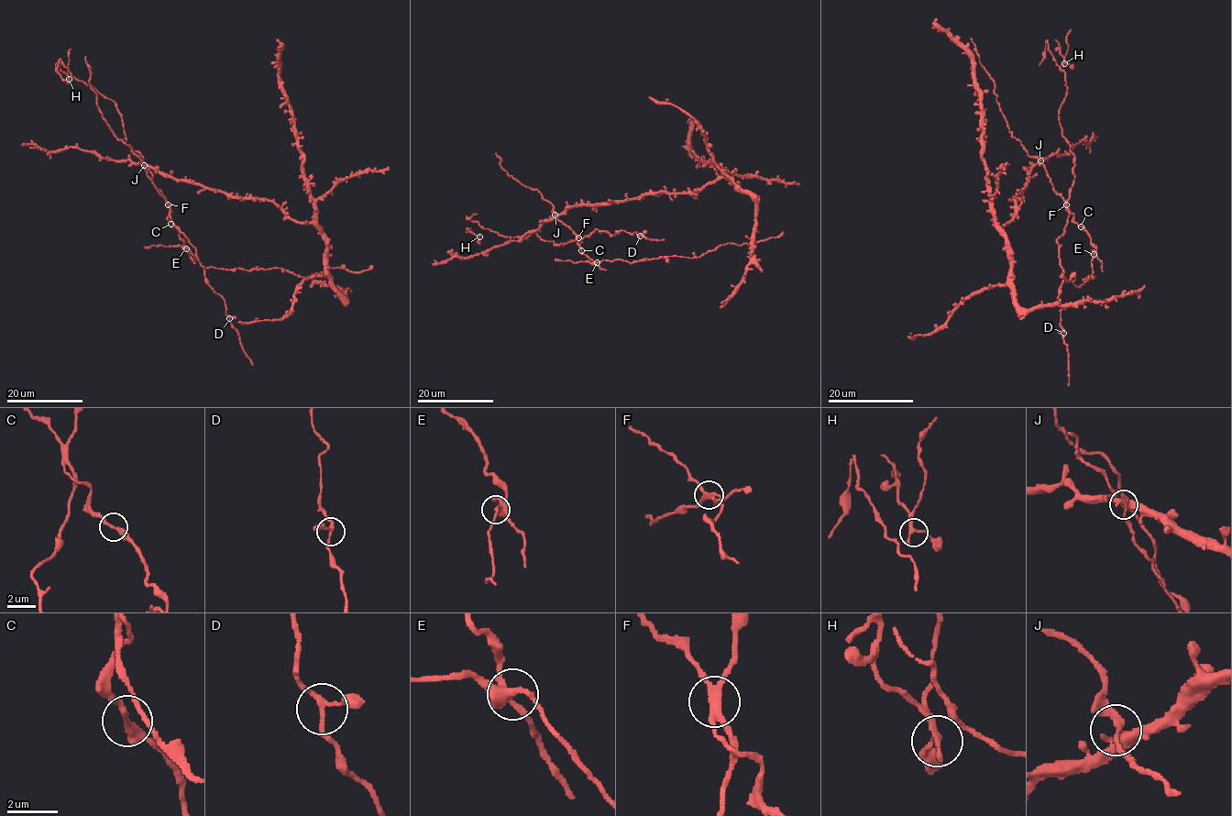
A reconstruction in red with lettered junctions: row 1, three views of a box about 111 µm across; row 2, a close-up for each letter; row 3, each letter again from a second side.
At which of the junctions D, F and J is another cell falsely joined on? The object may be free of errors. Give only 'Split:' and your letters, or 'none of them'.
Split: F

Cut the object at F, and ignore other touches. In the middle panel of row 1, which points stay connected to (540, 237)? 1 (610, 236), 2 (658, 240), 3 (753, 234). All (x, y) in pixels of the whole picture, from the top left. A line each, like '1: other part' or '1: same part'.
1: other part
2: other part
3: other part

